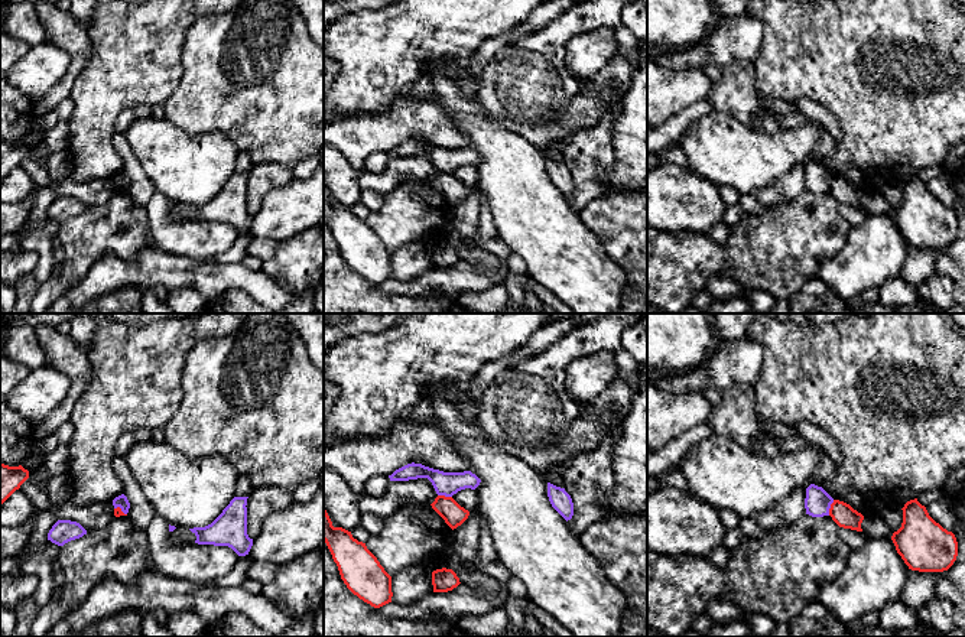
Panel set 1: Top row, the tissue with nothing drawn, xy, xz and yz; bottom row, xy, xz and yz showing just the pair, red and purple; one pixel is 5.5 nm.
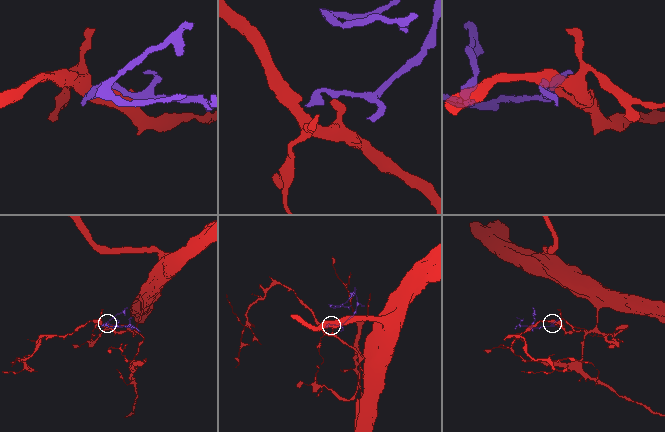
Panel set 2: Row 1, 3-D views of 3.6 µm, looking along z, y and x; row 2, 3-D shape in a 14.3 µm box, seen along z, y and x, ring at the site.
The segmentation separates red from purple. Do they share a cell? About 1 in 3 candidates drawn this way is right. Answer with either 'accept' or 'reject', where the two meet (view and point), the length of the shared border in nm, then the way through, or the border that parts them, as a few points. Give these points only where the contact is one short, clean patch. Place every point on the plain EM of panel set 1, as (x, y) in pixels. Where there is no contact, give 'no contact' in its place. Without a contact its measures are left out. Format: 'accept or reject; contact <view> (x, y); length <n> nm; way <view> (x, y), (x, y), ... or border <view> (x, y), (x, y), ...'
reject; contact yz (831, 184); length 90 nm; border yz (834, 176), (828, 191)

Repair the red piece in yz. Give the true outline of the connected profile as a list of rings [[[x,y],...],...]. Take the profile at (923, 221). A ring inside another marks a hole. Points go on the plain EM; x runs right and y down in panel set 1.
[[[917,175],[907,178],[901,186],[901,204],[893,209],[891,217],[909,246],[948,247],[958,233],[955,211],[936,199]]]

